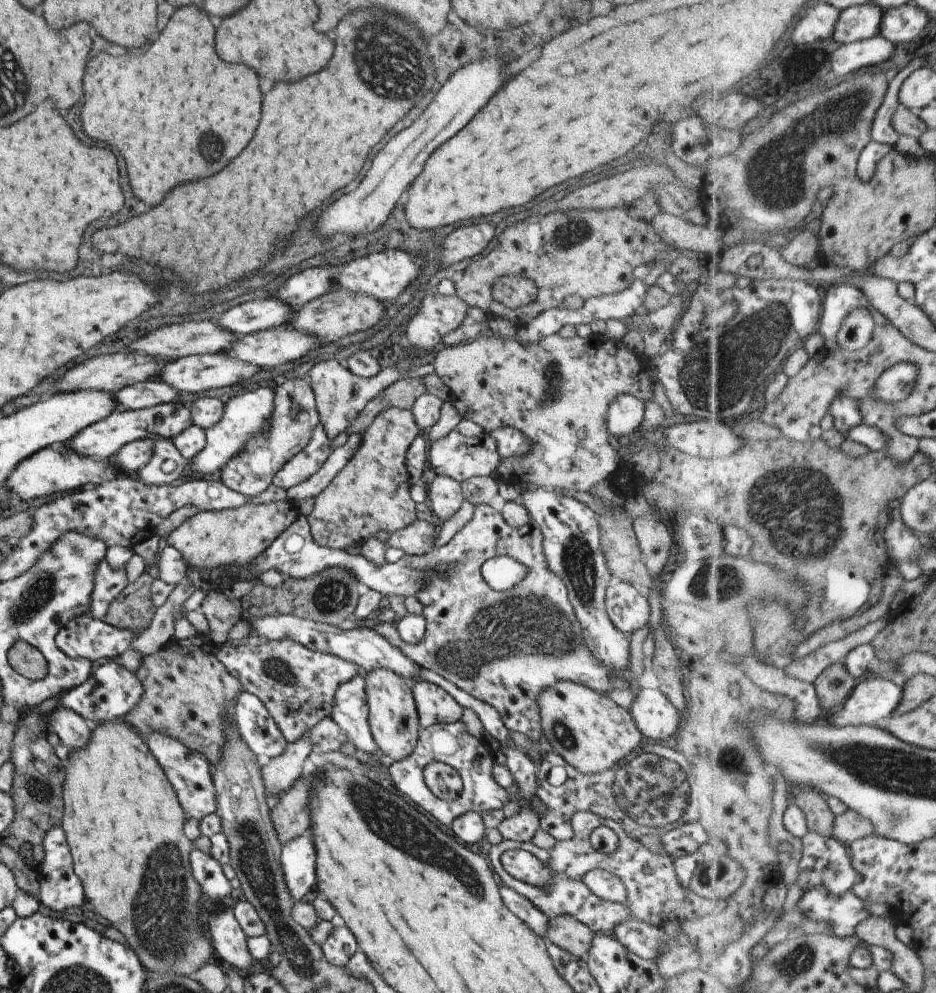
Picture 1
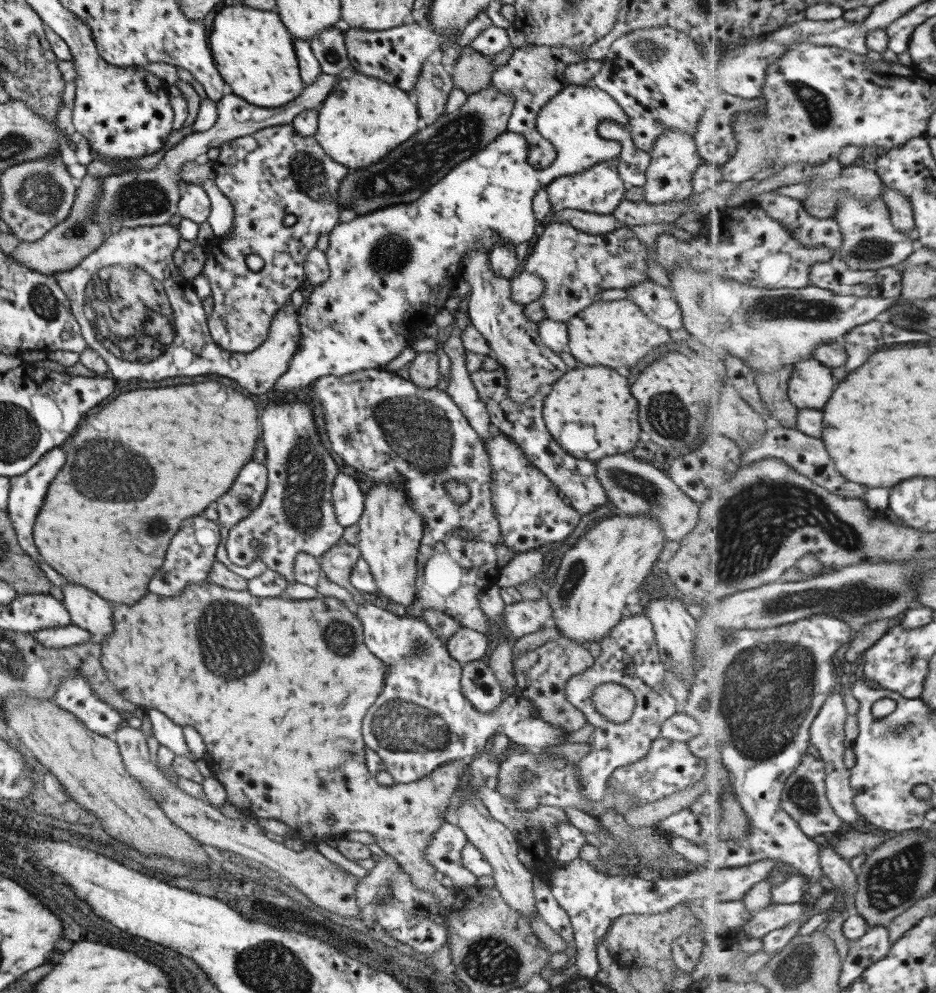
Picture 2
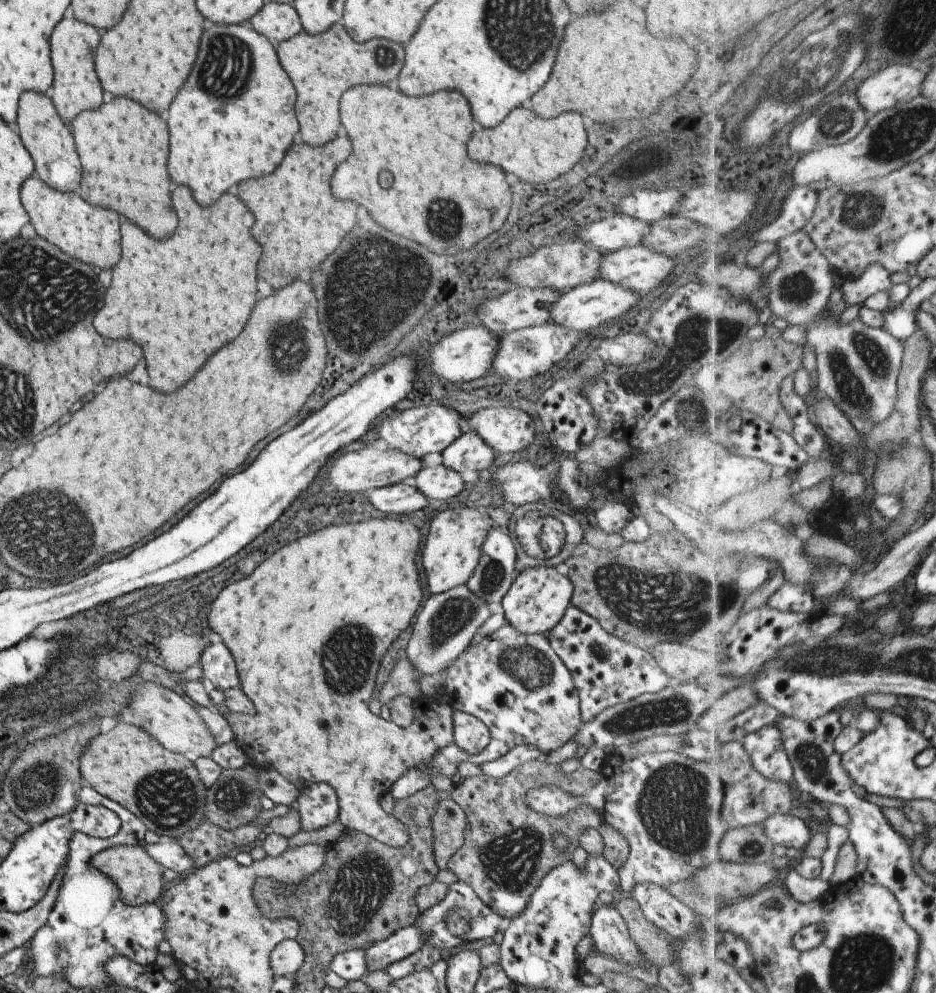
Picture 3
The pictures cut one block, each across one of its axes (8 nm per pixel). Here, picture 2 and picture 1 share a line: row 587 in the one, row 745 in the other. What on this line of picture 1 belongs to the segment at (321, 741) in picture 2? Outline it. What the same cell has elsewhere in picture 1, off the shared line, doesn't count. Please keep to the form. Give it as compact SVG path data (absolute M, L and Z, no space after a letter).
M198 633L192 638L174 638L156 654L143 657L135 673L144 692L136 706L119 721L132 726L145 740L150 734L166 734L202 754L215 767L222 746L226 746L224 728L234 724L239 732L233 718L234 704L244 688L218 660L212 641Z

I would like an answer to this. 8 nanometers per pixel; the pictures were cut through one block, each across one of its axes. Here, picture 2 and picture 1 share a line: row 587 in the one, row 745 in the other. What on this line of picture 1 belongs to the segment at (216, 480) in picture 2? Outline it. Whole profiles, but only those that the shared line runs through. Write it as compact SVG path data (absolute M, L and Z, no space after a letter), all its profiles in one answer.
M116 720L114 722L102 722L93 726L92 738L88 742L88 746L80 748L80 750L71 750L69 752L68 759L64 761L66 766L66 778L62 785L63 792L63 804L64 804L64 816L62 817L61 827L64 829L67 843L72 853L72 862L74 874L80 878L82 886L84 887L84 894L86 895L86 902L89 908L94 913L99 914L103 918L106 918L114 928L118 928L128 944L140 952L140 962L144 964L144 968L150 970L156 970L156 972L166 972L166 974L179 974L180 976L189 977L190 974L200 970L205 964L215 963L213 957L214 948L206 936L206 928L202 927L199 923L201 916L201 908L204 897L204 891L202 886L194 878L191 870L191 863L189 862L189 856L195 848L192 840L184 834L184 821L185 814L178 800L176 791L172 788L172 784L168 782L164 770L156 758L152 754L147 741L138 734L132 726L128 726L126 722L120 722Z

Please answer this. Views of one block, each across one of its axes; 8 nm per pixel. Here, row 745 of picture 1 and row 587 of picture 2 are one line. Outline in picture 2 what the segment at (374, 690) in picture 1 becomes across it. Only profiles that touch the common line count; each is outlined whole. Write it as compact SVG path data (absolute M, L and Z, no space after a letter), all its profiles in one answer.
M374 482L364 500L364 510L357 522L357 547L366 560L378 592L392 600L393 607L410 608L416 602L417 556L424 534L424 522L412 510L402 486Z

